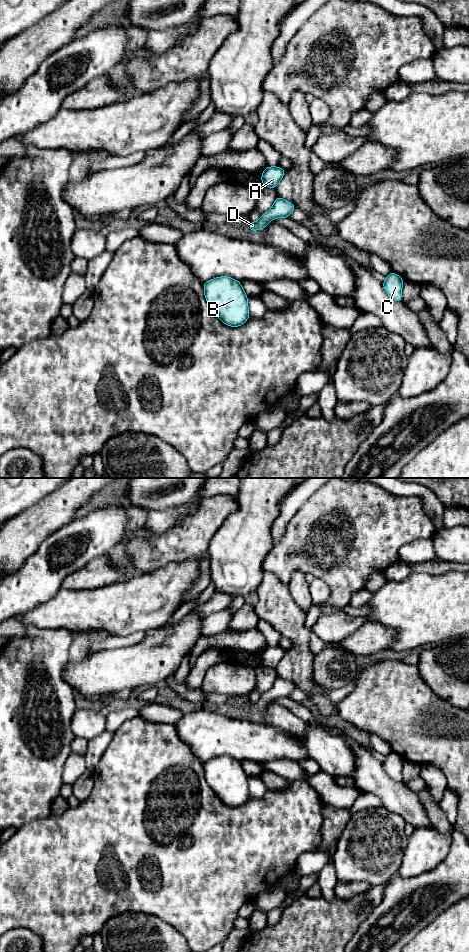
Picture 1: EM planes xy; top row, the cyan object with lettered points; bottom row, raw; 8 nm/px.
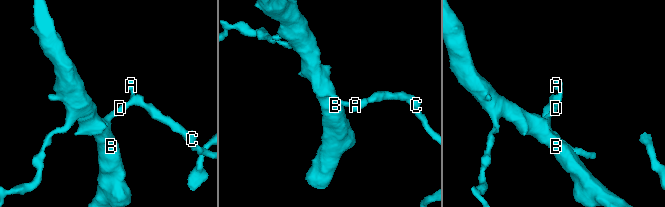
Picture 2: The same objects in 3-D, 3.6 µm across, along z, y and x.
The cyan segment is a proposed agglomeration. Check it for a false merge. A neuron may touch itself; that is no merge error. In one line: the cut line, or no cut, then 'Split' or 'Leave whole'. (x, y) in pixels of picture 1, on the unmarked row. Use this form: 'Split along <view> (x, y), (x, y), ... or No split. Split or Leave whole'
No split. Leave whole

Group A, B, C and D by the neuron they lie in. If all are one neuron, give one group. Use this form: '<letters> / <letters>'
A B C D

